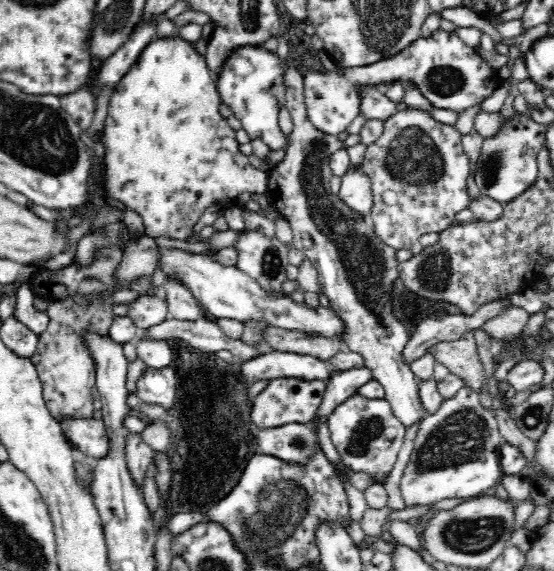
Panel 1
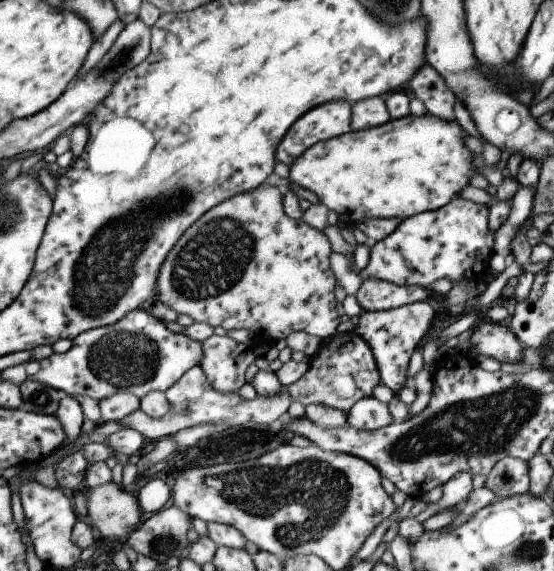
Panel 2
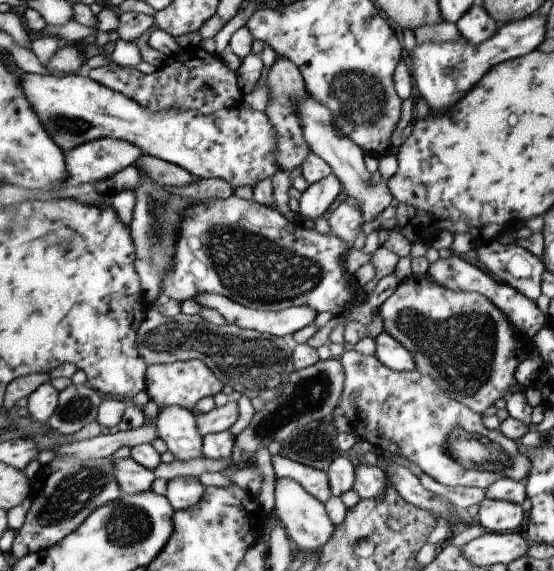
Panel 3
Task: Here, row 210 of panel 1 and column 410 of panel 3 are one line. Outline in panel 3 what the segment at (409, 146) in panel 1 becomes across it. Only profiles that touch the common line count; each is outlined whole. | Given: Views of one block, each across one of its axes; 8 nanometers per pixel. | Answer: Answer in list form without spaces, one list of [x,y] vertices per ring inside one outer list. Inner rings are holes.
[[[351,348],[343,352],[339,358],[345,370],[345,384],[339,398],[339,408],[343,416],[349,420],[353,436],[363,442],[369,442],[375,450],[387,450],[391,454],[405,456],[407,460],[415,462],[427,476],[435,478],[441,486],[475,486],[487,490],[493,482],[501,478],[509,478],[515,482],[523,482],[531,472],[531,458],[527,454],[519,454],[517,442],[509,440],[501,430],[487,430],[481,424],[481,416],[467,408],[465,404],[457,402],[443,394],[443,390],[433,382],[431,376],[421,372],[395,372],[387,368],[375,356],[363,356]]]

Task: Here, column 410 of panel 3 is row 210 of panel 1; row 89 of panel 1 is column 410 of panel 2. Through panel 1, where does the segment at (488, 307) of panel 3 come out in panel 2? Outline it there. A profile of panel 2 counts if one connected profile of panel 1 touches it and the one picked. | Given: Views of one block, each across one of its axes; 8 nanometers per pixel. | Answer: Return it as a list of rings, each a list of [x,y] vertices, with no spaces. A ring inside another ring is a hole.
[[[361,278],[355,300],[363,312],[387,312],[415,302],[425,302],[429,290],[419,286],[397,286],[379,278]]]

